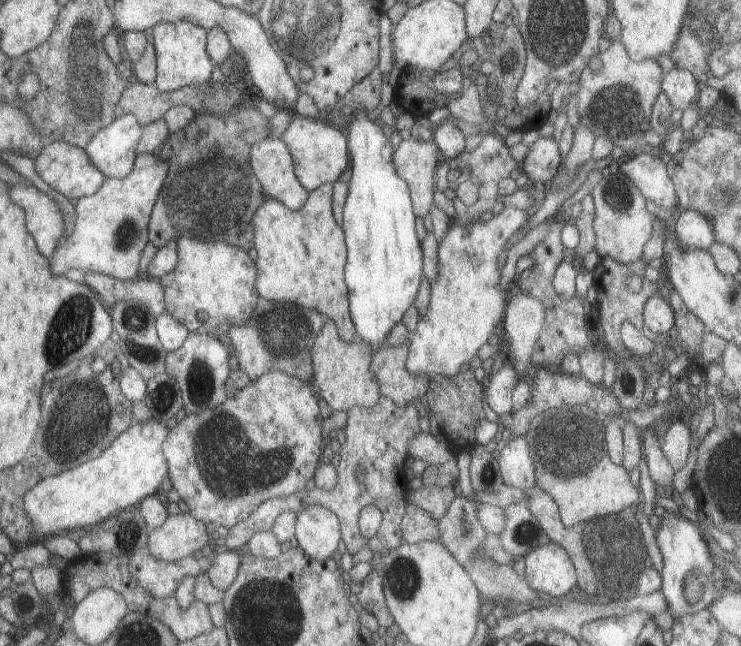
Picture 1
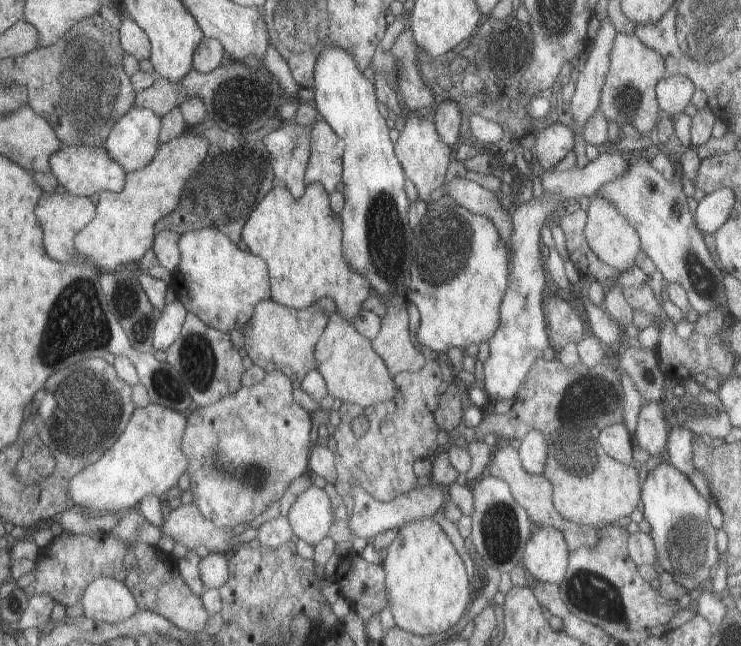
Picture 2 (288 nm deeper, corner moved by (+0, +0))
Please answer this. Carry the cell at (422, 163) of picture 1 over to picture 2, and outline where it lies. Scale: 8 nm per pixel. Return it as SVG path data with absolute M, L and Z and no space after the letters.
M407 114L405 118L405 126L399 134L399 140L395 144L395 158L401 164L405 178L409 182L413 182L413 186L419 192L421 200L429 200L431 192L435 192L437 188L443 188L445 182L445 174L447 174L447 166L451 164L449 156L451 156L451 148L449 144L441 142L437 130L435 130L435 122L425 120L421 116L415 114Z

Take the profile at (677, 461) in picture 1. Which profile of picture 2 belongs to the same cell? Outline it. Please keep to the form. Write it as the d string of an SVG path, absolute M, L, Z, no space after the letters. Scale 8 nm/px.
M671 428L669 430L669 442L667 442L667 450L665 450L665 460L675 466L681 474L685 474L691 484L695 486L695 490L709 502L709 506L713 504L713 496L709 494L709 488L705 486L705 478L701 478L701 474L697 472L697 468L693 468L693 440L695 434L687 428Z

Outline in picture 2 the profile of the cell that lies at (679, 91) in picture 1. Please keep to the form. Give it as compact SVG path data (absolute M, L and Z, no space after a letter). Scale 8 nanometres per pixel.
M667 76L657 82L655 94L657 94L657 104L661 114L667 116L677 116L681 114L687 104L693 100L695 86L687 76Z

